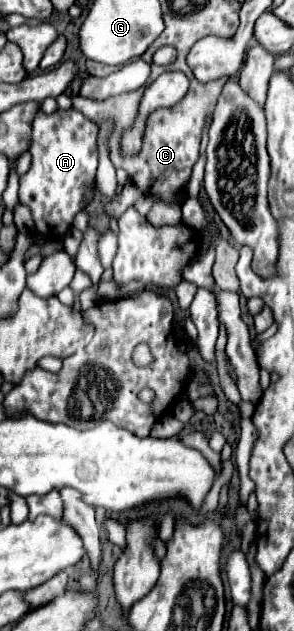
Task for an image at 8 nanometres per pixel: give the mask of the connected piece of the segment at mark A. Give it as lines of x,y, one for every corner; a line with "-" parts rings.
41,110
33,120
31,140
31,168
19,178
19,202
31,210
35,224
49,224
51,236
65,236
71,228
75,214
83,208
83,194
89,184
95,182
97,170
97,124
77,110
57,110
55,114
43,114

